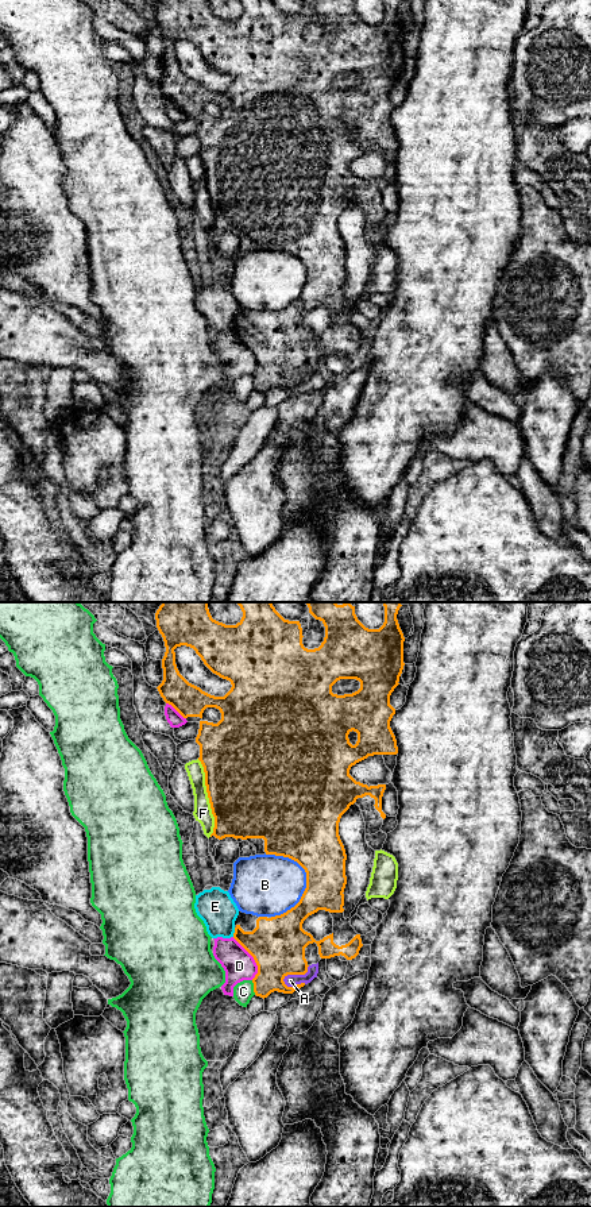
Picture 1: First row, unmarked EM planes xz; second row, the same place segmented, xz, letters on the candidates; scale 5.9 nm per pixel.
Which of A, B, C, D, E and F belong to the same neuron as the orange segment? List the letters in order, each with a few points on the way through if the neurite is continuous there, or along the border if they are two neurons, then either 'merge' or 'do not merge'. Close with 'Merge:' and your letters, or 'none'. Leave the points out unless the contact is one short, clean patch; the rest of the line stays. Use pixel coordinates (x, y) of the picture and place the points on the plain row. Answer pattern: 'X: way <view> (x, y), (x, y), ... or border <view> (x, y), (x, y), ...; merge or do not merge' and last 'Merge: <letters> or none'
A: do not merge
B: do not merge
C: do not merge
D: do not merge
E: do not merge
F: do not merge
Merge: none

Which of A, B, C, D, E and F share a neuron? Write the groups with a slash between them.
A D / B / C / E / F

